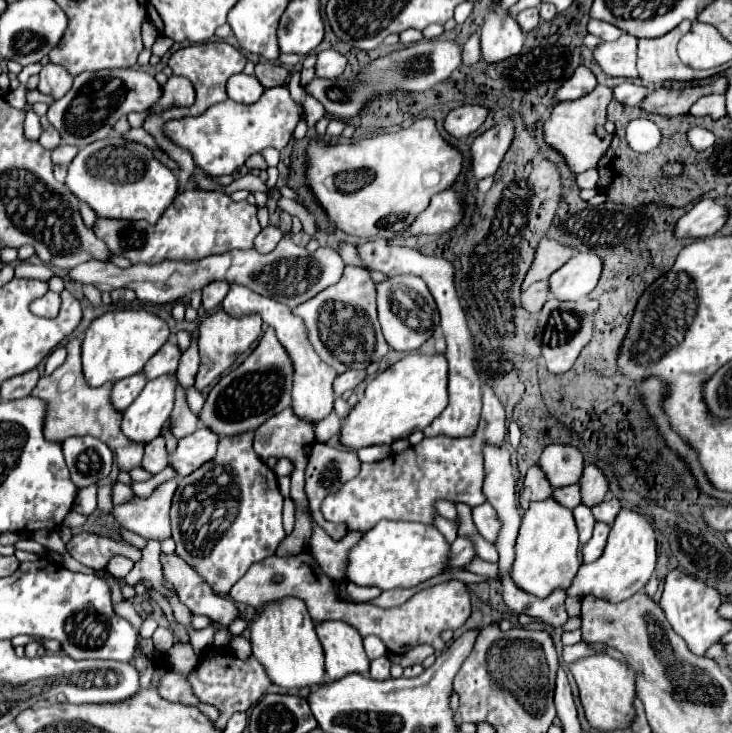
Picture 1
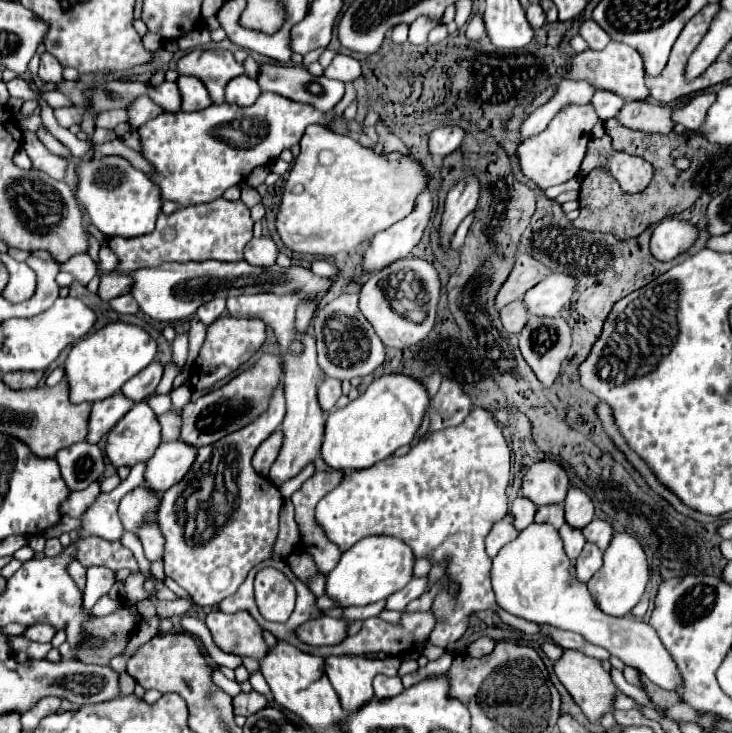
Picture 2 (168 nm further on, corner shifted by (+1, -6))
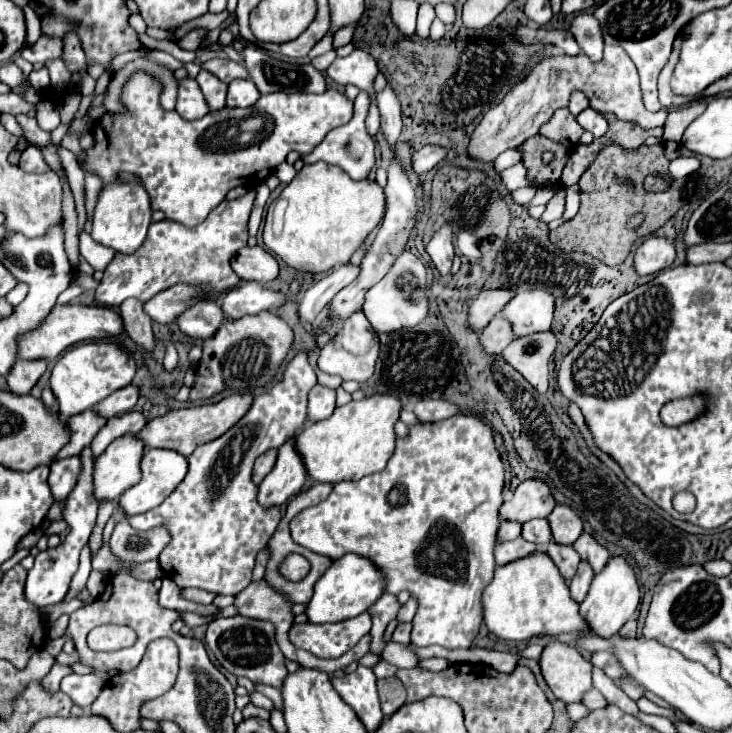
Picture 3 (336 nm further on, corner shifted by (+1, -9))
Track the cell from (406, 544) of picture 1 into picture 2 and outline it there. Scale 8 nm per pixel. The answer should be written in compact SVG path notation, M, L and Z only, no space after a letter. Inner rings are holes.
M376 535L376 537L366 537L364 541L352 545L348 551L342 553L338 565L328 573L326 593L328 597L336 599L340 607L368 605L400 591L412 579L414 579L412 549L406 543L402 543L402 539L398 537Z

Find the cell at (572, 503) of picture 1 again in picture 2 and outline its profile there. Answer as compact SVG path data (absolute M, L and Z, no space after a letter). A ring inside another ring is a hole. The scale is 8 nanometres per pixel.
M554 503L554 505L544 505L538 507L536 511L536 519L534 521L542 521L542 523L552 523L554 527L562 527L564 521L564 505L562 503Z

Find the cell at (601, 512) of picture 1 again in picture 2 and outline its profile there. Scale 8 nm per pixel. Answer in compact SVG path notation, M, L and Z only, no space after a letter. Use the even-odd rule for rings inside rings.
M598 517L592 519L592 521L584 527L586 541L596 543L602 551L608 547L608 543L610 543L610 539L612 539L612 533L614 533L612 523L608 523L608 521L604 521L604 519L598 519Z

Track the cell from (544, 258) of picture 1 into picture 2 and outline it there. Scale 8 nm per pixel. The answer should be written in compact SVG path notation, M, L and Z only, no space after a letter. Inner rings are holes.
M520 253L516 257L516 267L512 269L512 275L506 279L504 287L500 289L500 295L496 297L496 307L502 309L504 305L522 297L528 289L532 289L536 283L540 283L548 273L550 273L550 269L544 263L540 263L532 255Z

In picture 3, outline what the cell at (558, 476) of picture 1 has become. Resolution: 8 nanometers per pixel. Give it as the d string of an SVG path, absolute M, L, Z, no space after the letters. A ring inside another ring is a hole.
M524 480L516 490L512 500L500 506L500 518L512 522L528 522L534 518L546 518L554 508L554 498L548 486L540 480Z

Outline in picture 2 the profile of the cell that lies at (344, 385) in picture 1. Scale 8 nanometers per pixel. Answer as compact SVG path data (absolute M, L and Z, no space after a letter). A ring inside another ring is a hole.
M324 379L324 383L318 387L318 401L326 413L334 407L334 403L340 397L342 397L342 381L338 379Z

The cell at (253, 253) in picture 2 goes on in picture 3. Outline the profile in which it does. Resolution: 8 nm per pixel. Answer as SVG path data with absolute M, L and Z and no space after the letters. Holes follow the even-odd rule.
M262 246L242 248L230 260L230 266L240 276L240 280L254 280L254 282L266 284L278 276L276 258L270 252L266 252Z

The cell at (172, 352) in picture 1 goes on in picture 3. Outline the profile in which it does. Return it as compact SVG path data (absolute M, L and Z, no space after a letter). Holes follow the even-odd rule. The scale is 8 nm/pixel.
M124 386L120 390L116 390L114 394L110 394L108 398L104 398L102 402L98 402L92 410L102 416L102 418L112 418L112 416L118 416L118 414L124 414L128 410L134 408L136 400L138 400L138 388L134 386Z

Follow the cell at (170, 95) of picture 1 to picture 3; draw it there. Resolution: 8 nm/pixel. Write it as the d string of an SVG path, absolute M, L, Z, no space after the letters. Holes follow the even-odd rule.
M200 70L200 74L196 76L196 82L200 84L210 110L220 110L226 106L226 86L222 80L218 80L214 74L210 74L208 70Z

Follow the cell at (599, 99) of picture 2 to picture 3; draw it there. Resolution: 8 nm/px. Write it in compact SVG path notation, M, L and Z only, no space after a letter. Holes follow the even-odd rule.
M592 108L582 110L582 112L576 116L576 122L580 122L580 126L582 126L586 132L590 132L594 138L600 138L600 136L606 134L606 130L608 130L606 118L604 118L600 112L592 110Z

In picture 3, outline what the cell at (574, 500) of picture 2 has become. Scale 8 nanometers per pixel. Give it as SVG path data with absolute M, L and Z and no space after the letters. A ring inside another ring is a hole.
M556 506L548 516L548 524L556 544L574 544L582 534L582 518L568 506Z

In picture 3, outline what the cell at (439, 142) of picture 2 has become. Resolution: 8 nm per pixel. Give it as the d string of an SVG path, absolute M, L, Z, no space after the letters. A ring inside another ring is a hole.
M422 146L420 150L416 150L412 154L412 172L414 174L424 174L428 170L432 170L440 160L444 160L446 150L440 146Z

